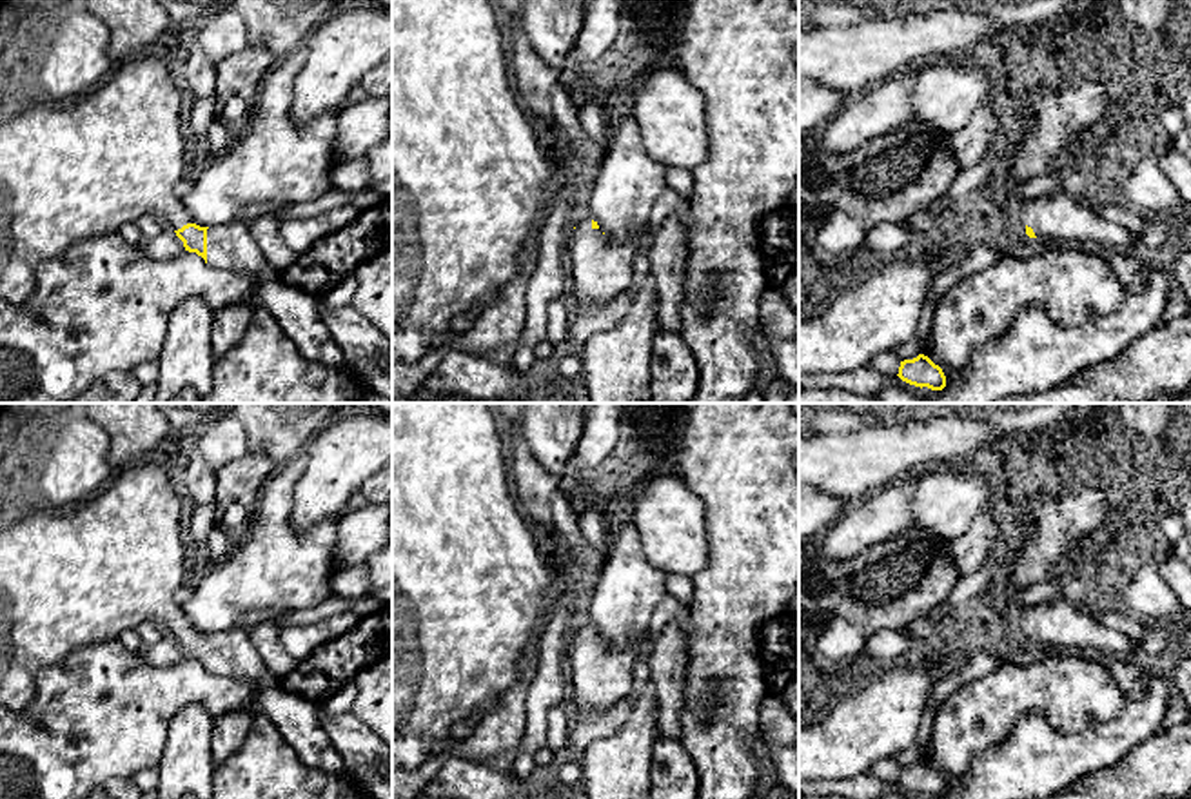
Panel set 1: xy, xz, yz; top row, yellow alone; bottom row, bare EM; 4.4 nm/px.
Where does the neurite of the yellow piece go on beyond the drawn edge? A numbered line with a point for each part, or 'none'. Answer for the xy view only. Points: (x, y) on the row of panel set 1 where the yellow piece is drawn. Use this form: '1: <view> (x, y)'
1: xy (231, 247)

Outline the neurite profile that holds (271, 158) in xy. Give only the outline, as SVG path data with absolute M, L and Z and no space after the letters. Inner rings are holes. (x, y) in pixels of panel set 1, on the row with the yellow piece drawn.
M300 47L281 58L263 74L254 102L243 122L234 129L227 151L196 169L192 189L182 198L192 222L200 227L220 227L236 222L240 212L252 203L298 203L323 196L330 187L330 171L336 163L336 118L350 104L367 100L358 85L349 100L330 113L309 122L296 123L290 116L294 78L307 60L309 49Z

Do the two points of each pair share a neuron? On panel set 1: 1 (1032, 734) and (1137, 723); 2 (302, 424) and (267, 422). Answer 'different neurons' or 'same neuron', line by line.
1: same neuron
2: same neuron

